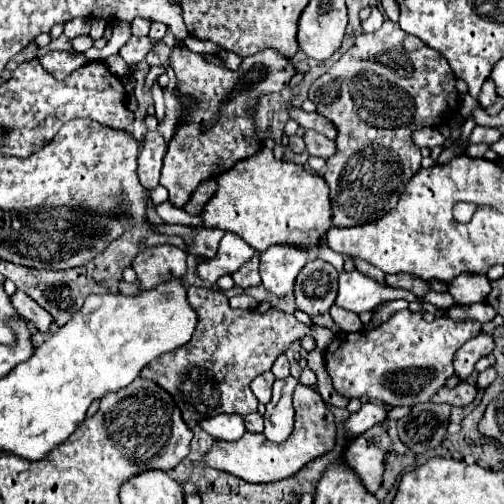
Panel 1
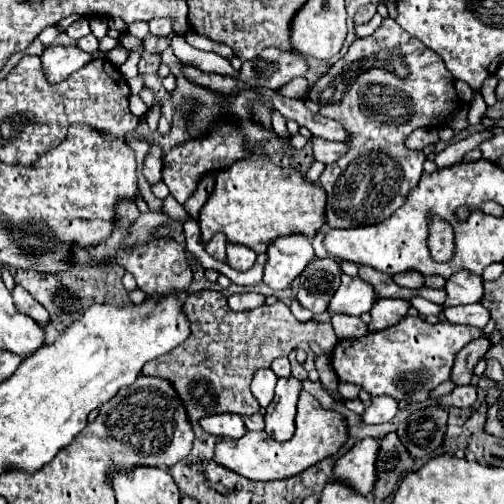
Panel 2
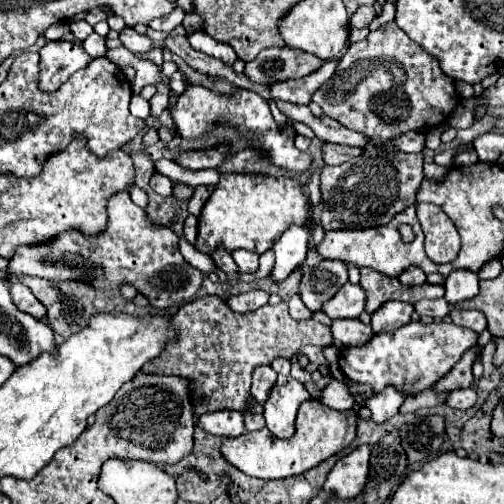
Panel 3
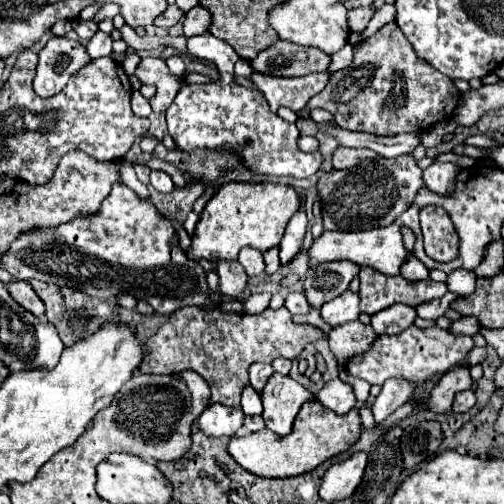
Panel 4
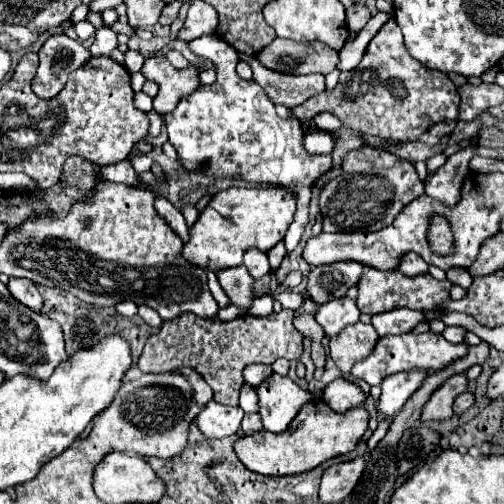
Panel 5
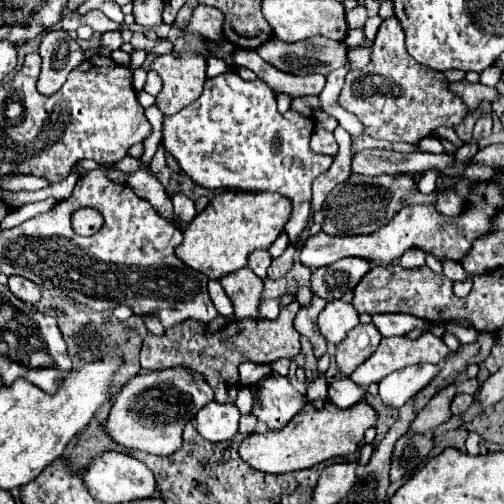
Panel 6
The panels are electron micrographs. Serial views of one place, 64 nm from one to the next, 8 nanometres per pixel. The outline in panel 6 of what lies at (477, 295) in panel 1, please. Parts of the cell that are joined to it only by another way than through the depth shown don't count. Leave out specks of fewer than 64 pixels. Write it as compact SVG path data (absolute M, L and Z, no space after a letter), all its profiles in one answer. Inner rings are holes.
M446 258L446 260L444 260L442 270L444 270L444 274L446 274L450 280L464 280L464 278L466 278L464 268L460 268L460 264L458 264L456 260L452 260L452 258Z

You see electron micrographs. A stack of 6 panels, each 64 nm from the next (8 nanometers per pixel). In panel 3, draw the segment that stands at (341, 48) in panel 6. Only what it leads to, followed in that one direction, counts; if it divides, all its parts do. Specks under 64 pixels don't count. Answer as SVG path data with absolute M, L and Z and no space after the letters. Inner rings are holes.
M276 46L262 50L252 62L246 64L244 74L258 84L270 84L278 80L304 78L324 64L318 56L292 46Z

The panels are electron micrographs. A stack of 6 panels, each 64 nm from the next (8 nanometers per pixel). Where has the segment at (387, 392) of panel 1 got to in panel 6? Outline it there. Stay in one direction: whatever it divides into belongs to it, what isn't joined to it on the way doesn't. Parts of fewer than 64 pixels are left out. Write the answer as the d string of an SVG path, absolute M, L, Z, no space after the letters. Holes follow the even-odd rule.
M422 332L420 338L416 340L408 340L408 338L402 338L402 336L394 336L394 338L382 338L382 344L376 348L376 352L364 362L360 364L352 374L350 374L350 380L354 380L358 386L370 386L372 382L380 382L382 378L386 378L388 374L396 372L396 370L402 370L406 366L412 366L412 364L424 364L424 362L430 362L430 364L440 364L446 356L450 354L450 350L446 348L446 344L442 342L442 338L434 336L432 332Z

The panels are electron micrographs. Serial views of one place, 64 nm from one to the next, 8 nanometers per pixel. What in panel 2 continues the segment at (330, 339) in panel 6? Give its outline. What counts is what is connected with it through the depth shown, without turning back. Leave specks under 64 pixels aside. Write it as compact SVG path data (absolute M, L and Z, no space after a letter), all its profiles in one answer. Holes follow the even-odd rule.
M342 276L342 284L328 304L328 312L360 316L362 312L370 312L372 302L374 302L374 292L372 292L370 284L366 284L360 278Z

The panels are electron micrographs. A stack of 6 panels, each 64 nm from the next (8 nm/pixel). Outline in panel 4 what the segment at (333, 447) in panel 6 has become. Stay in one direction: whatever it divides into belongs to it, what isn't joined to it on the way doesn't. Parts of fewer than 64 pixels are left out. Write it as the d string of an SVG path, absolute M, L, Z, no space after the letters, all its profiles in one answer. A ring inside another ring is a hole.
M318 400L306 402L292 426L292 432L288 436L276 436L272 430L264 428L258 432L252 432L244 438L234 436L228 444L230 456L248 472L264 478L288 478L298 476L304 470L312 470L320 466L324 460L338 456L340 452L346 452L362 434L362 418L360 410L352 408L346 414L336 414L330 408L322 406Z

